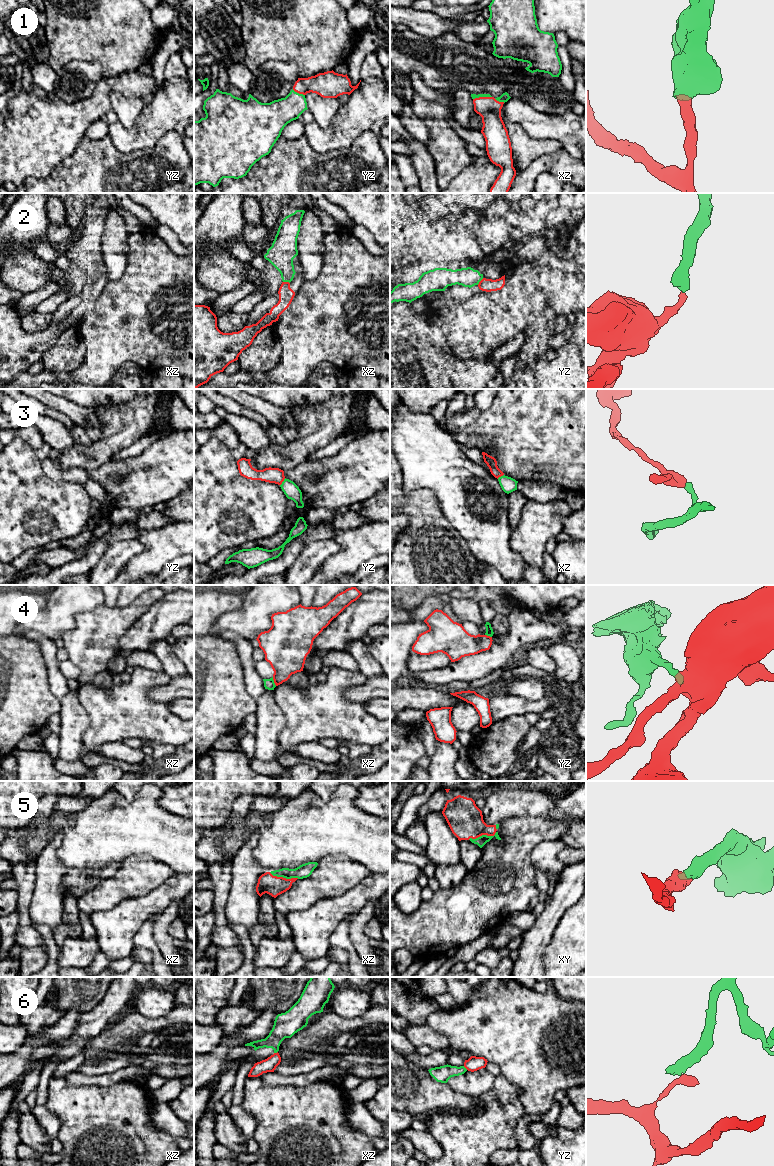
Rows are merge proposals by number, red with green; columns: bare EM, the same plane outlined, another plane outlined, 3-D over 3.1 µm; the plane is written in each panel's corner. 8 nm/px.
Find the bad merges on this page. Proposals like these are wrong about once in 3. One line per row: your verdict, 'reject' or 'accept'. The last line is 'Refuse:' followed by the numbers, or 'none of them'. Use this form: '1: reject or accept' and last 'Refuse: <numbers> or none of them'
1: accept
2: reject
3: reject
4: reject
5: accept
6: reject
Refuse: 2, 3, 4, 6

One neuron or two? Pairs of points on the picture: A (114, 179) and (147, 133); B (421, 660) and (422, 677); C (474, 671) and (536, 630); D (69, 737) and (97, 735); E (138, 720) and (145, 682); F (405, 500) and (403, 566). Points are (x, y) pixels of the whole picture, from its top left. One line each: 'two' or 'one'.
A: two
B: two
C: one
D: two
E: one
F: one

